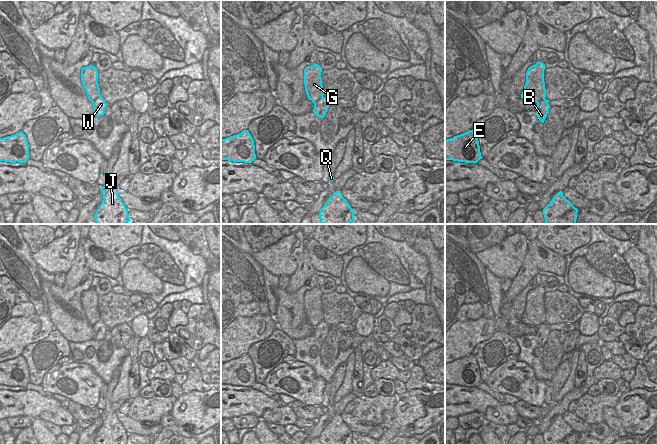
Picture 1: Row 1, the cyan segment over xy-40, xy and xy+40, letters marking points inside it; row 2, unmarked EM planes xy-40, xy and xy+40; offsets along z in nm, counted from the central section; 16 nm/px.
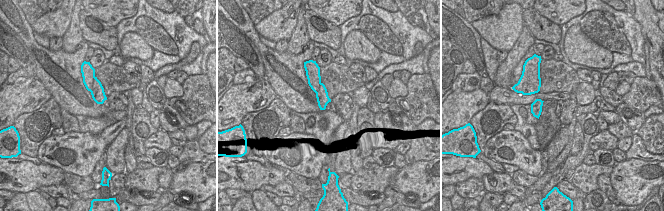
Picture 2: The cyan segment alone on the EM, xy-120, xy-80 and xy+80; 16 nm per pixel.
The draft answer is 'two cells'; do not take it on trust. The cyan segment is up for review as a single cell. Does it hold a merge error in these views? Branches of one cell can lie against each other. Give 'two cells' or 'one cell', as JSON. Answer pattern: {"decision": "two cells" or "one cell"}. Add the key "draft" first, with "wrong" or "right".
{"draft": "right", "decision": "two cells"}

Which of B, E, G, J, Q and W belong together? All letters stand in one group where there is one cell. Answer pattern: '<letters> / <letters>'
B W / E G J Q

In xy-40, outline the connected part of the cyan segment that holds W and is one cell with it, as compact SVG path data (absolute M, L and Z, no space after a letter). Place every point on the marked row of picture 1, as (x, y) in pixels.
M101 95L92 102L92 105L94 108L94 116L100 117L104 115L107 103Z

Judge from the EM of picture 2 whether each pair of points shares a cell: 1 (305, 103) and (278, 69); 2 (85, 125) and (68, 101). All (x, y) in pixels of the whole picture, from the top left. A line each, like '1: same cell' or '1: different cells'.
1: same cell
2: different cells

